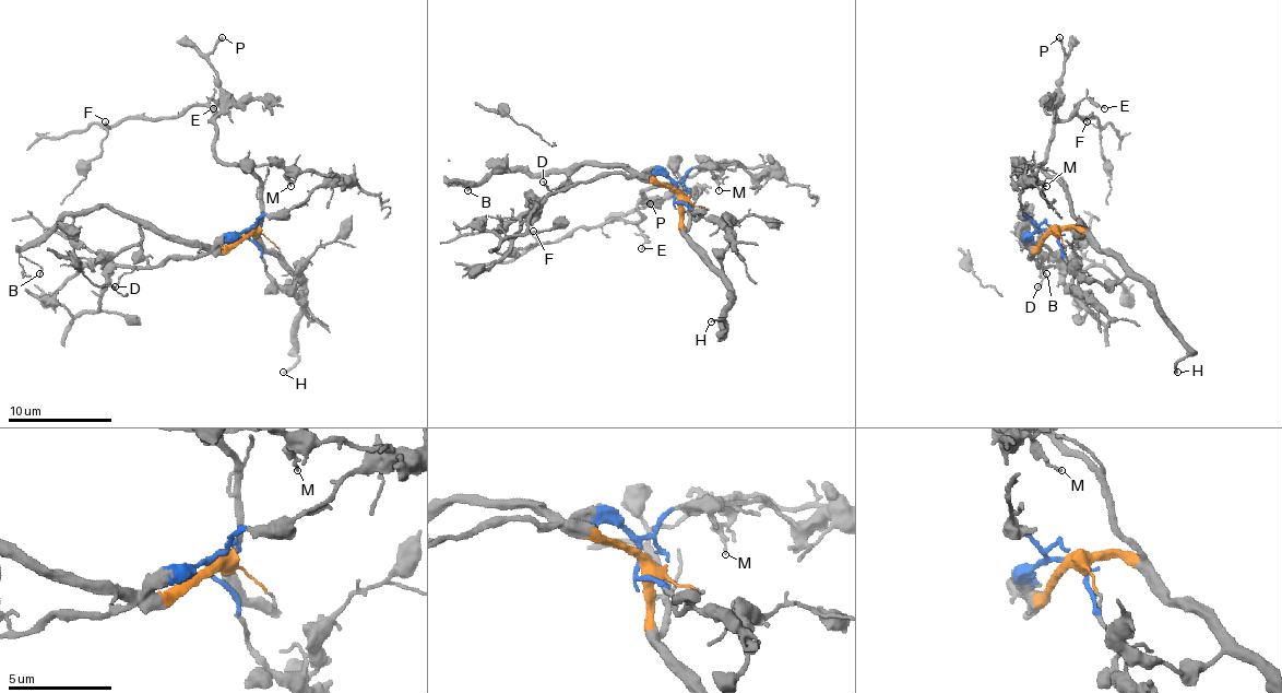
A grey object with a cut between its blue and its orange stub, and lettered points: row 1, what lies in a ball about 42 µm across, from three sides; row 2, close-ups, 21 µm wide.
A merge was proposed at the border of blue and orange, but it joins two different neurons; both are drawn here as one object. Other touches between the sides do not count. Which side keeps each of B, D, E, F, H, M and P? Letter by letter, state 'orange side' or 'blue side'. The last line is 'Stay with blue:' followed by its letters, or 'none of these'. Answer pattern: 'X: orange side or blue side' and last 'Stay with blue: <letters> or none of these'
B: orange side
D: orange side
E: orange side
F: orange side
H: orange side
M: orange side
P: orange side
Stay with blue: none of these

